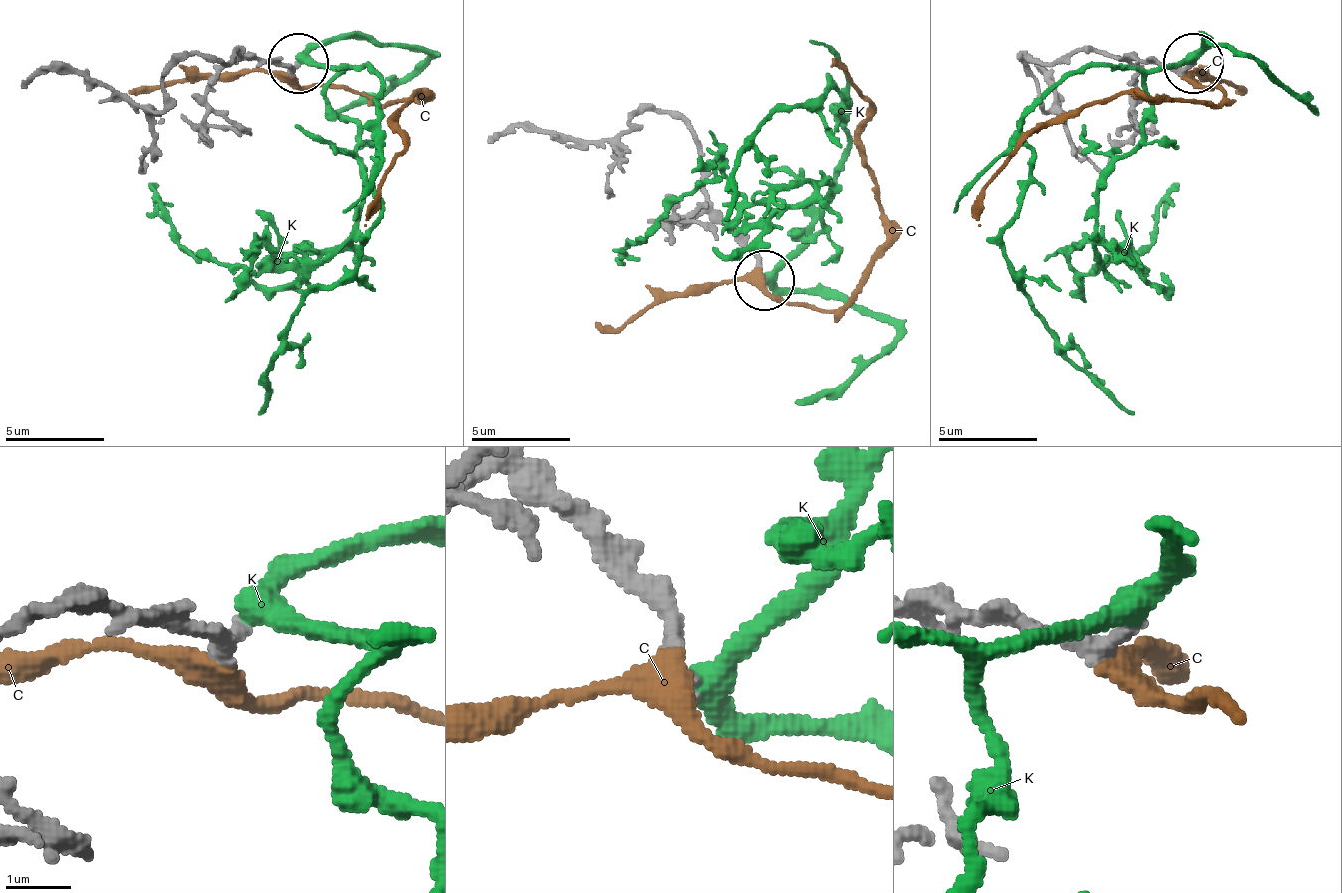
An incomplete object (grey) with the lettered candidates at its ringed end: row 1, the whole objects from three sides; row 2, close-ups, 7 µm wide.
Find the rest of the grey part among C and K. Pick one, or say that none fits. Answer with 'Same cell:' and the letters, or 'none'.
Same cell: K

